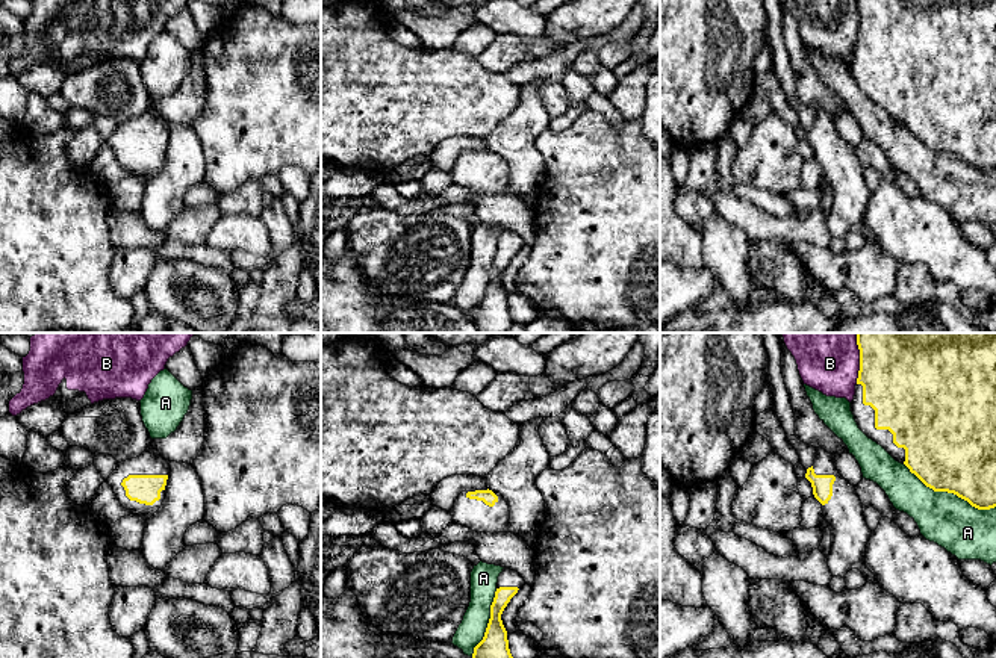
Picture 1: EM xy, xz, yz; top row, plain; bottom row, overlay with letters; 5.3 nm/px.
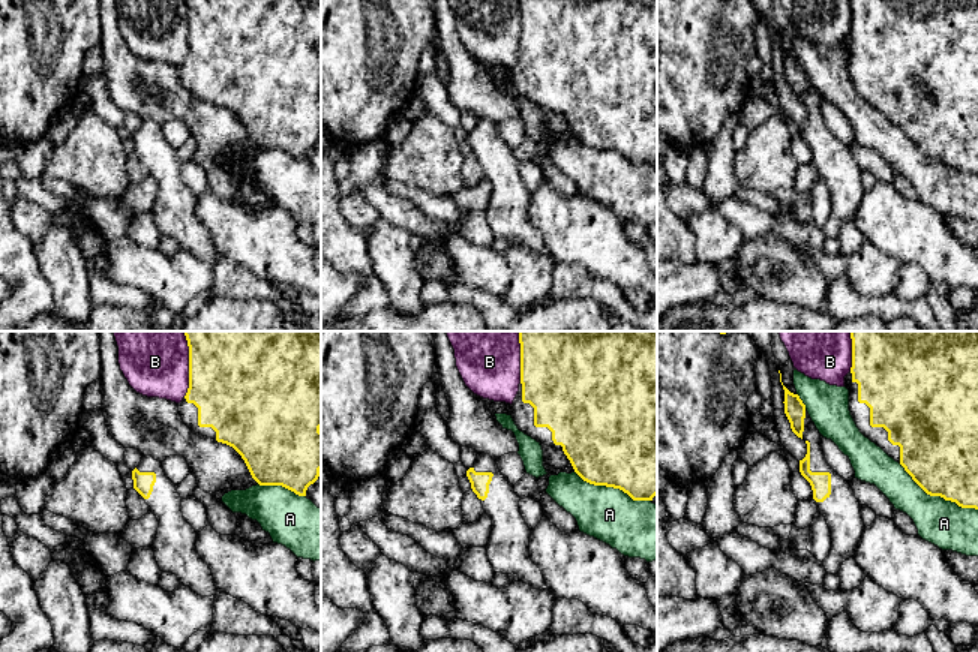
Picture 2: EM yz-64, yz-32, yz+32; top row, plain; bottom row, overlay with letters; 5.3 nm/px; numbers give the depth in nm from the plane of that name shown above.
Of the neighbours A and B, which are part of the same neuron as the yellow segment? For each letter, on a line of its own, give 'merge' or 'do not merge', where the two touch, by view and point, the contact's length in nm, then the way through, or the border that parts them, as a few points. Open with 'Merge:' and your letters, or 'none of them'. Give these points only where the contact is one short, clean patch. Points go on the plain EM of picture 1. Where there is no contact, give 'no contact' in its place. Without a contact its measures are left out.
Merge: none of them
A: do not merge | yz (949, 153) | 550 nm
B: do not merge | yz (860, 23) | 240 nm

